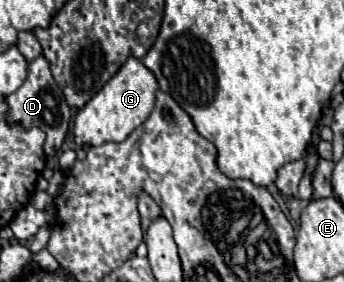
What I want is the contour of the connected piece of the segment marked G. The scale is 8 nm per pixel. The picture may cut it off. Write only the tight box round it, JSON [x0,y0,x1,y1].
[74,57,158,145]

